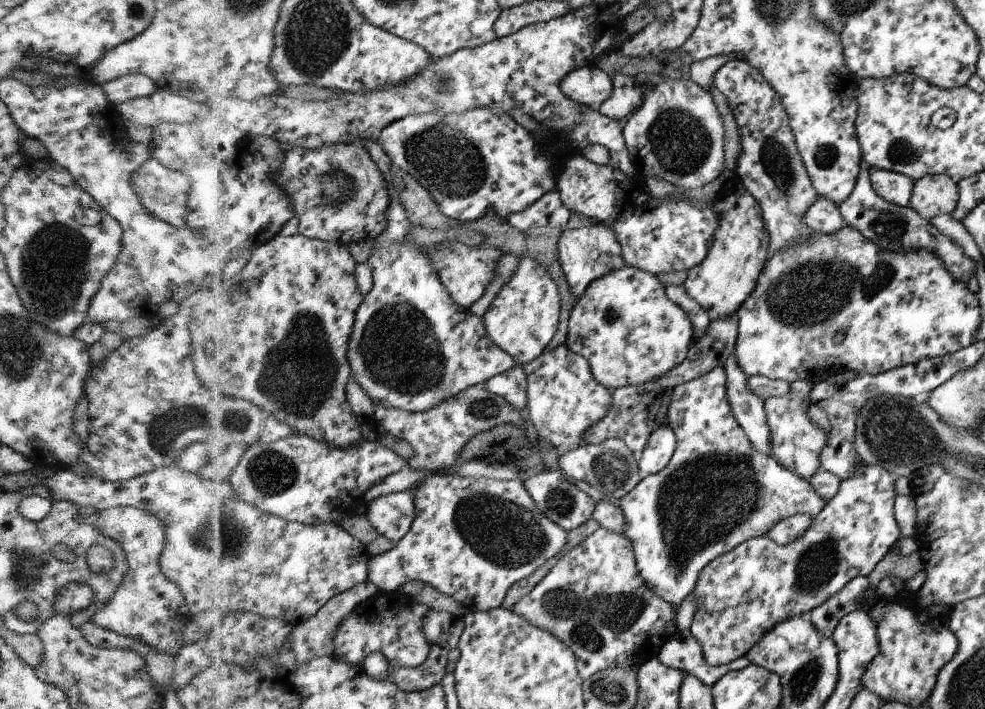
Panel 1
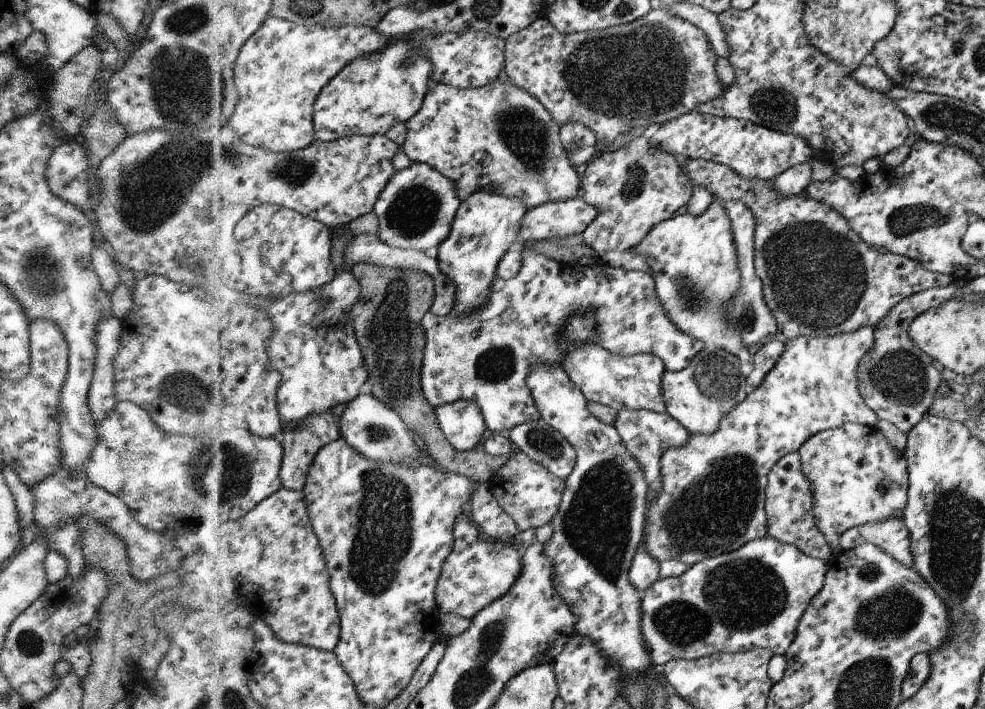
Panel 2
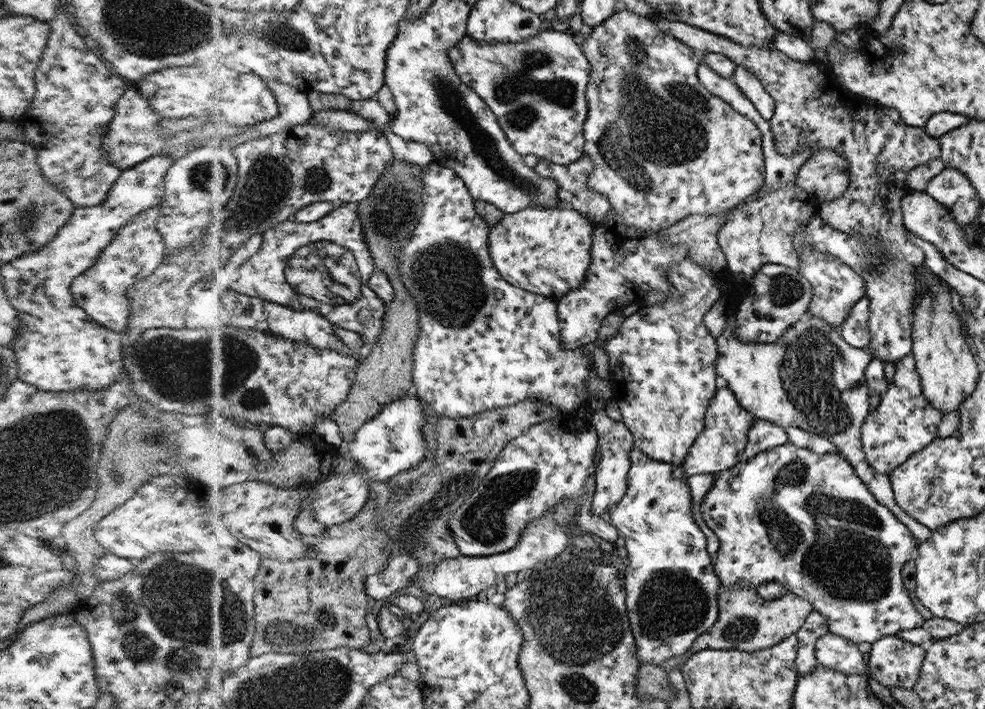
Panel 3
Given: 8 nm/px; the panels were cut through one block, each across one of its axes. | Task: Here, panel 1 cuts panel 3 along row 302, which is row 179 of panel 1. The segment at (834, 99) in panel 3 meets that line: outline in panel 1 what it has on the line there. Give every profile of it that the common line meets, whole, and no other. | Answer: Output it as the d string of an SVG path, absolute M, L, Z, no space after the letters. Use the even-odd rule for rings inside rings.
M869 169L870 184L879 196L889 203L909 206L910 193L913 192L916 183L914 179L895 171Z

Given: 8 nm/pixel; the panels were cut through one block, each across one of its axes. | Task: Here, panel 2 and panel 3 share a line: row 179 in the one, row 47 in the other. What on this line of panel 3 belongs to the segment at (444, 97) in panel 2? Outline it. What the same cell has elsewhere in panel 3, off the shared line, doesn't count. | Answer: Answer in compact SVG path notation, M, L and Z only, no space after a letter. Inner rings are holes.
M564 27L538 31L533 37L519 42L485 43L463 36L457 45L451 47L450 60L462 82L490 107L519 155L531 154L560 165L570 165L584 156L582 126L587 116L584 92L590 80L590 63Z

